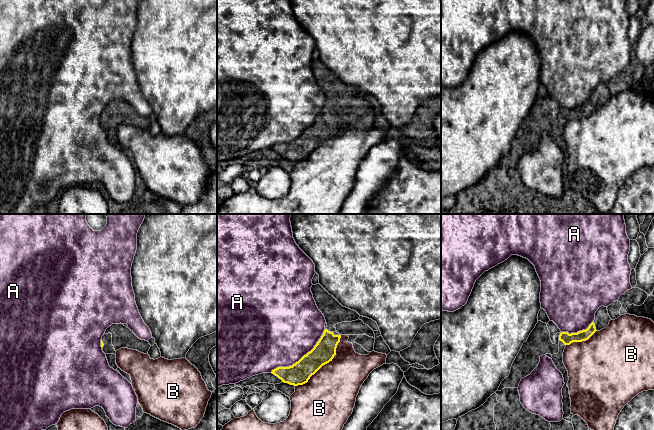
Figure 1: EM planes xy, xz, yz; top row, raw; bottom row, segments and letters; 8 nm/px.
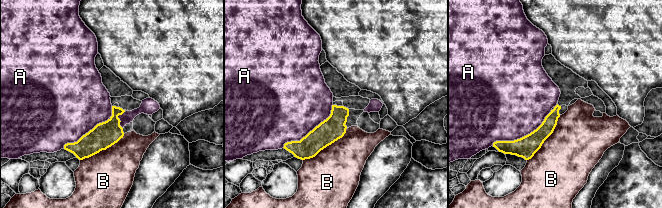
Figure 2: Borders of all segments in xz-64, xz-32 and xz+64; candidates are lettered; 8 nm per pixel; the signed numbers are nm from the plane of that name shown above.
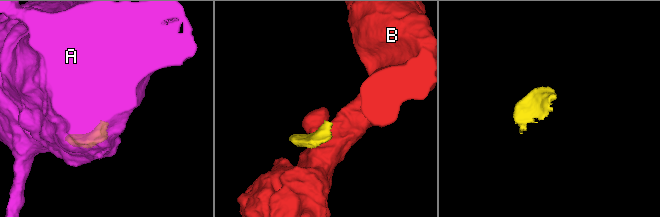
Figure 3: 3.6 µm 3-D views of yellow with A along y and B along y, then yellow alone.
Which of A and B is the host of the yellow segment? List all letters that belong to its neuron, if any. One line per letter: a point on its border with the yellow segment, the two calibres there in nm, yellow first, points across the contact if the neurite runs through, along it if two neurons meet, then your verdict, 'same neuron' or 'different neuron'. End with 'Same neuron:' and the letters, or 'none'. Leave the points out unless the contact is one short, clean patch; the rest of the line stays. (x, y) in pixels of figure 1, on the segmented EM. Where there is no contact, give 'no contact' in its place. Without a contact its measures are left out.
A: xz (298, 361) | 180/480 nm | different neuron
B: xz (324, 364) | 180/420 nm | different neuron
Same neuron: none

